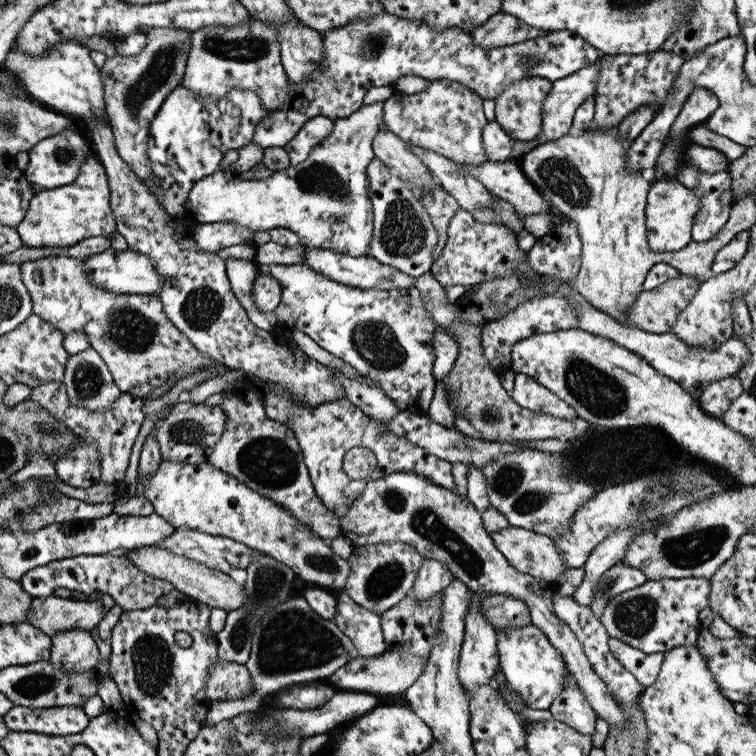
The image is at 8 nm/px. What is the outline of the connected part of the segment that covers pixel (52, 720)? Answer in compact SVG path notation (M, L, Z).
M16 706L2 716L14 732L38 732L47 736L71 736L88 728L90 718L82 707L27 708Z

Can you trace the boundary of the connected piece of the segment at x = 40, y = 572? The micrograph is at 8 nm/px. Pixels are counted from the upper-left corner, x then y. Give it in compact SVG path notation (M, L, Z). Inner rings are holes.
M110 553L110 555L82 555L74 558L54 560L26 572L19 580L24 592L32 597L52 596L54 589L67 588L83 594L92 594L95 590L110 594L124 611L142 610L155 605L156 599L163 594L173 591L175 586L167 580L154 578L143 573L123 553Z

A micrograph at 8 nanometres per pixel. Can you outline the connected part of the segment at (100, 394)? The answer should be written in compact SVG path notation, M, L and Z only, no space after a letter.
M92 347L68 357L63 385L67 388L70 402L77 407L87 408L89 411L103 411L111 407L111 404L124 393L116 386L108 371L108 366Z

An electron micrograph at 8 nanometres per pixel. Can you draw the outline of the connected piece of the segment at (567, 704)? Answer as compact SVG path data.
M569 670L565 676L563 689L552 701L549 711L553 719L593 739L596 730L596 714L578 681Z

